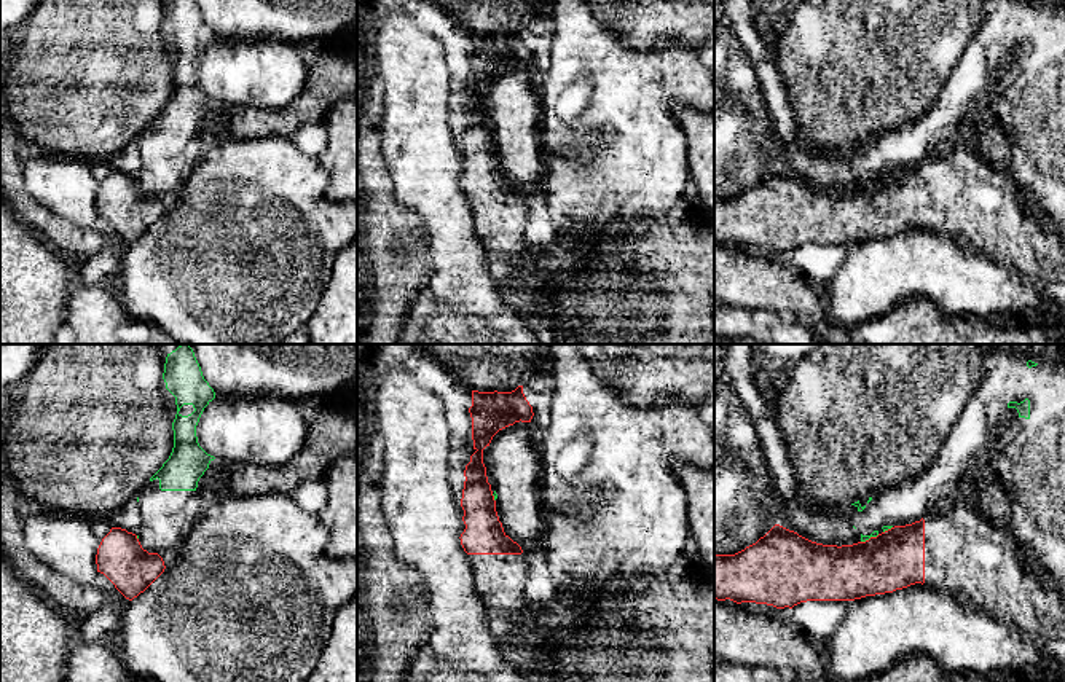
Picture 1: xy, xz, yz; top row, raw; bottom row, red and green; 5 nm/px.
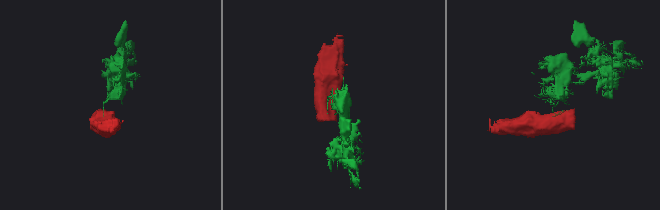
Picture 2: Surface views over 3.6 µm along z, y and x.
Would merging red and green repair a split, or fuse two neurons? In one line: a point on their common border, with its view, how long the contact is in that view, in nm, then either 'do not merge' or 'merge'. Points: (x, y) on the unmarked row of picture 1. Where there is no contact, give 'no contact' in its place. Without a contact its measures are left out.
yz (869, 182) | 100 nm | do not merge

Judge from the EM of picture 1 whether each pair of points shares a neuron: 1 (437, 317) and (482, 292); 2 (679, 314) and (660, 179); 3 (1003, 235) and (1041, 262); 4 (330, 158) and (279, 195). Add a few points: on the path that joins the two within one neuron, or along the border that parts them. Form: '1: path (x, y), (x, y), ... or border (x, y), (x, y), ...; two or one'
1: path (448, 317), (456, 317), (471, 303); one
2: border (672, 214), (665, 219), (646, 219), (641, 223); two
3: path (1013, 235), (1032, 252); one
4: border (318, 158), (329, 177), (326, 196), (332, 201); two

